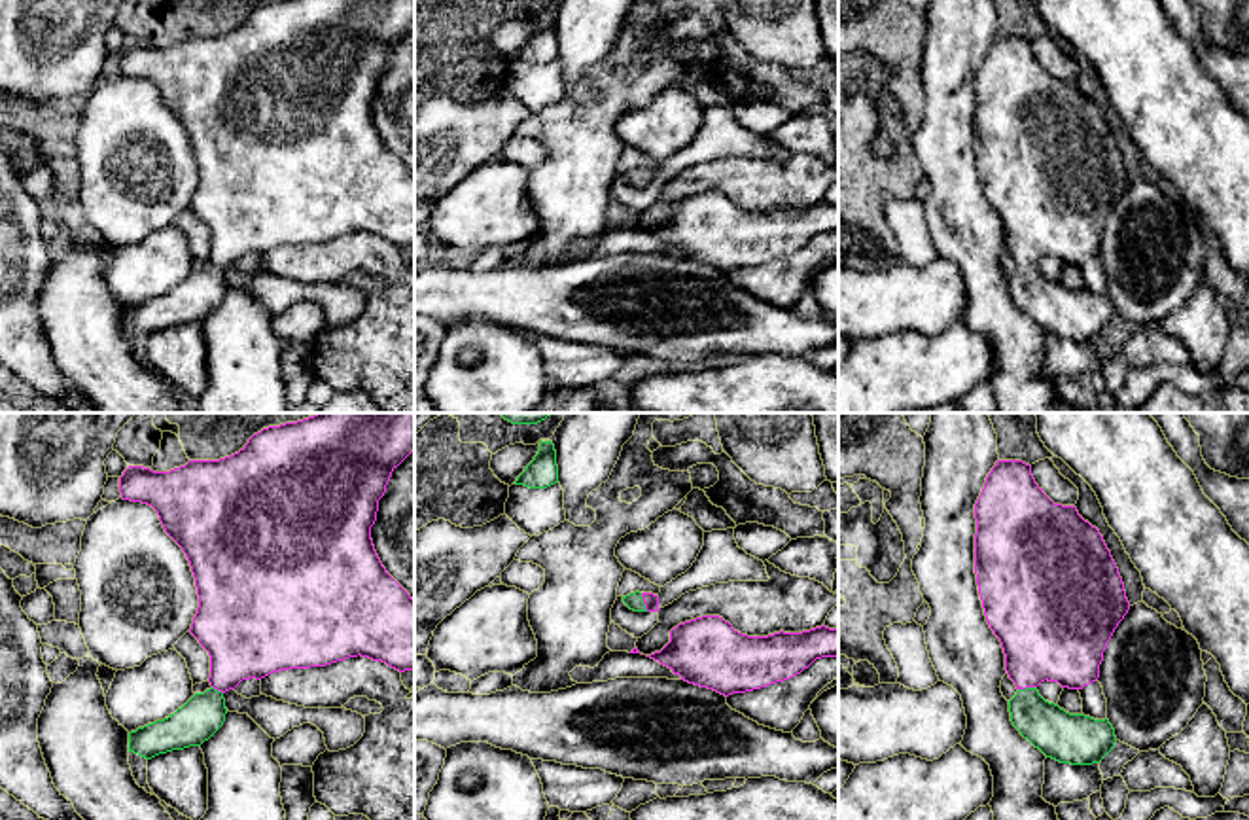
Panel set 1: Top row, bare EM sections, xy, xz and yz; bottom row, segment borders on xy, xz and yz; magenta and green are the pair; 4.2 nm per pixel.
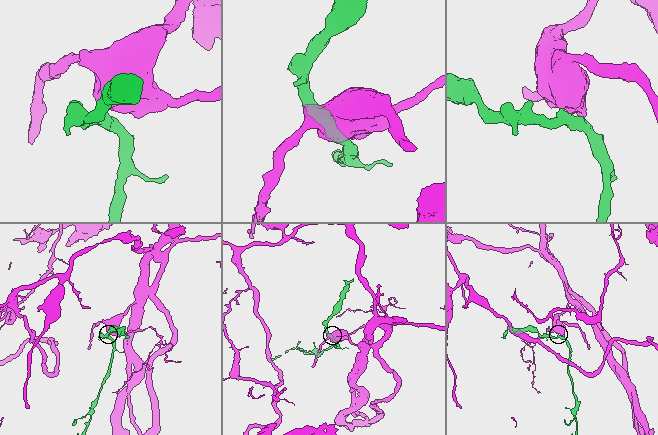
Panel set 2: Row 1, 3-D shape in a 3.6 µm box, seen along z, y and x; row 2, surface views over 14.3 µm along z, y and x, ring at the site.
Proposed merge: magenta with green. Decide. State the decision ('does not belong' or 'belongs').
belongs

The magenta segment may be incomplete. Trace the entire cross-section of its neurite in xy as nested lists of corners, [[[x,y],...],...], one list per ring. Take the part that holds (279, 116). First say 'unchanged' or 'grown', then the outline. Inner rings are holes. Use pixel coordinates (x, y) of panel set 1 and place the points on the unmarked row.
grown | [[[280,0],[254,9],[235,30],[189,36],[170,47],[129,42],[119,53],[123,76],[151,81],[165,108],[185,129],[199,170],[189,208],[210,231],[210,265],[182,284],[129,309],[129,328],[146,335],[201,322],[225,297],[223,269],[242,256],[278,246],[325,242],[369,233],[405,248],[414,246],[414,176],[386,148],[373,116],[378,76],[392,47],[414,27],[414,0]]]

